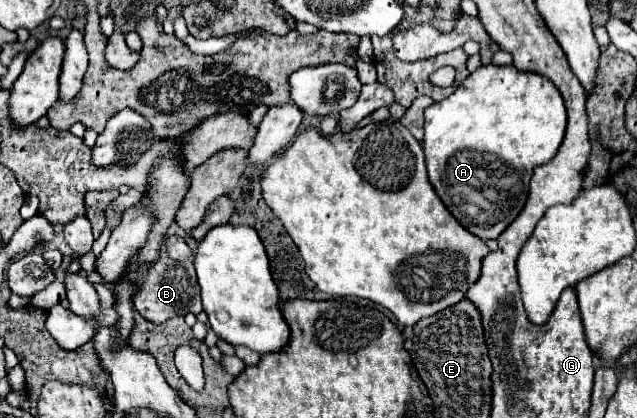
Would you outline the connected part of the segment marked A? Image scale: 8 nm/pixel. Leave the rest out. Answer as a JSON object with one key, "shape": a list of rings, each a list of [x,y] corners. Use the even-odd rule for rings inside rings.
{"shape":[[[483,65],[477,71],[473,71],[461,85],[459,89],[449,95],[447,99],[443,99],[441,103],[433,103],[431,107],[425,109],[425,137],[423,137],[423,153],[425,153],[425,165],[427,165],[427,175],[429,175],[429,183],[433,185],[435,193],[439,195],[439,199],[445,203],[445,207],[451,211],[451,215],[473,235],[477,235],[479,239],[487,241],[487,239],[497,239],[521,213],[525,201],[527,201],[527,191],[529,191],[529,179],[533,175],[533,169],[537,165],[543,165],[547,161],[553,159],[553,155],[557,153],[561,141],[563,141],[563,133],[565,133],[565,125],[567,125],[567,113],[565,113],[565,105],[563,105],[563,97],[559,93],[559,89],[543,75],[531,73],[531,71],[517,71],[513,65],[505,65],[505,67],[497,67],[497,65]]]}

